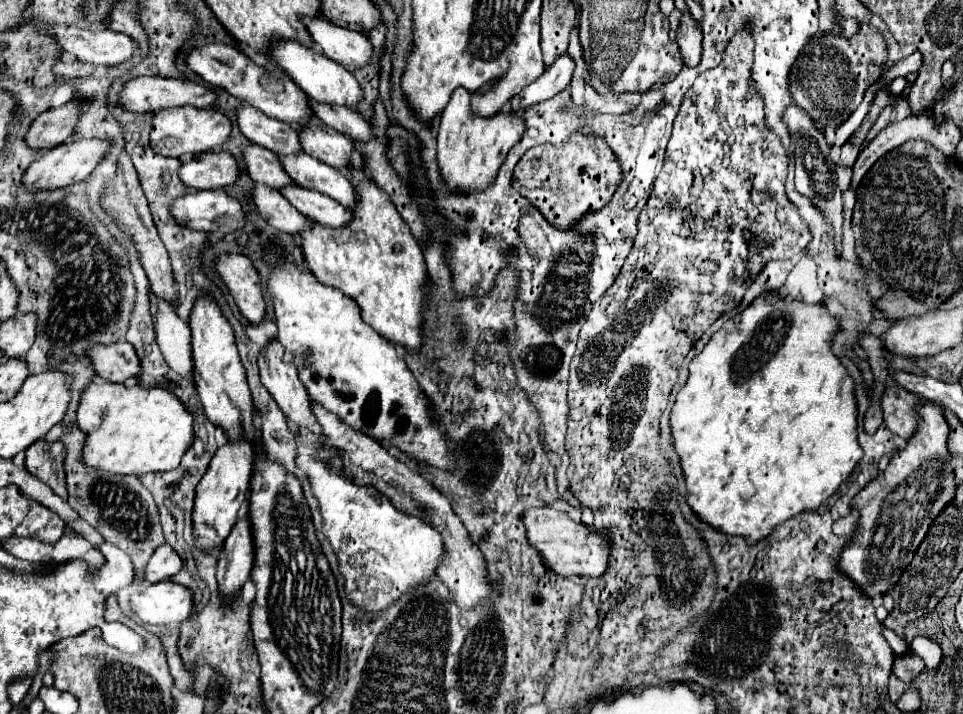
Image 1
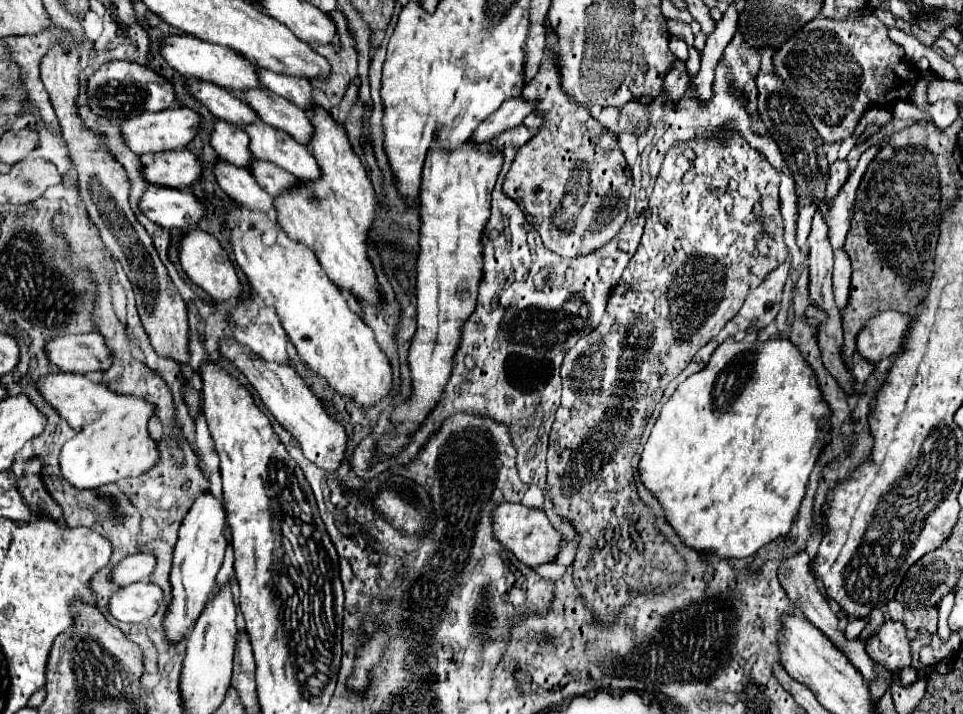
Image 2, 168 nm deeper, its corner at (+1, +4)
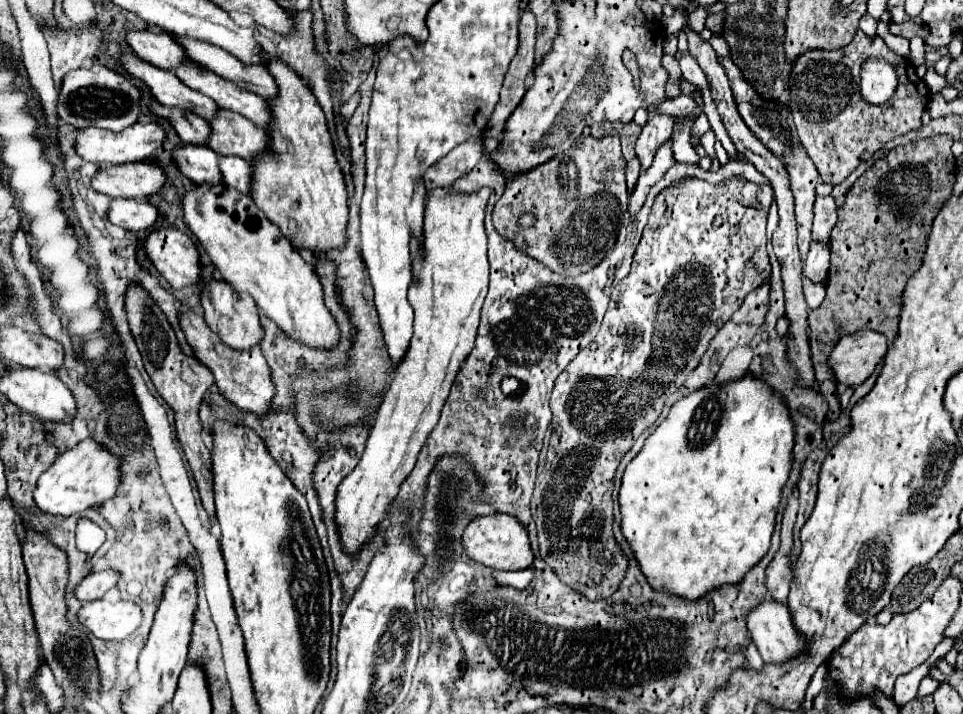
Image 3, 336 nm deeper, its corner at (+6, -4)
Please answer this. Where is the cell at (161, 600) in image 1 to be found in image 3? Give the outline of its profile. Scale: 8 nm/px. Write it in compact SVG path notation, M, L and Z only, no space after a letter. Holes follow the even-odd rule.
M108 598L82 604L76 616L100 640L124 640L142 622L140 608L134 602Z

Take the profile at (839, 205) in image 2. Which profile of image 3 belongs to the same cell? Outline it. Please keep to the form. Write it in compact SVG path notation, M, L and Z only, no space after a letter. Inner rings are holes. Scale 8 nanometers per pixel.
M812 242L806 258L804 258L804 276L812 282L826 282L826 274L828 274L828 266L830 266L830 246L828 244L818 244Z

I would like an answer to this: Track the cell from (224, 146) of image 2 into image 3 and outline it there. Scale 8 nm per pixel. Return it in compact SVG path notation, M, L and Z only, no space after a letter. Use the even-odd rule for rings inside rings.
M158 102L148 104L148 110L160 118L166 118L184 144L206 144L210 136L210 126L194 112L188 112L184 108L168 108Z

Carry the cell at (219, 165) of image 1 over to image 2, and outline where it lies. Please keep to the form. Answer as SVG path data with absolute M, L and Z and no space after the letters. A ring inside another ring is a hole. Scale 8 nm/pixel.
M187 148L159 152L143 168L143 176L149 182L157 182L157 184L177 188L177 190L183 190L191 186L193 182L201 180L201 174L203 174L201 158L195 156Z

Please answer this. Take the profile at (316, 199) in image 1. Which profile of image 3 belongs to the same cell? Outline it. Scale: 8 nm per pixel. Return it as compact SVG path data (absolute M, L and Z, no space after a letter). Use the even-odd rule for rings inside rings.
M224 156L220 160L220 174L224 176L224 184L248 194L252 182L252 164L248 160L238 156Z

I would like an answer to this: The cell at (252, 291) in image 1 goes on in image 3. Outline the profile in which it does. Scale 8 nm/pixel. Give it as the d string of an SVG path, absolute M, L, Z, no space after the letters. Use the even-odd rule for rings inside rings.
M158 228L144 236L142 250L172 288L200 282L200 256L196 244L176 228Z

